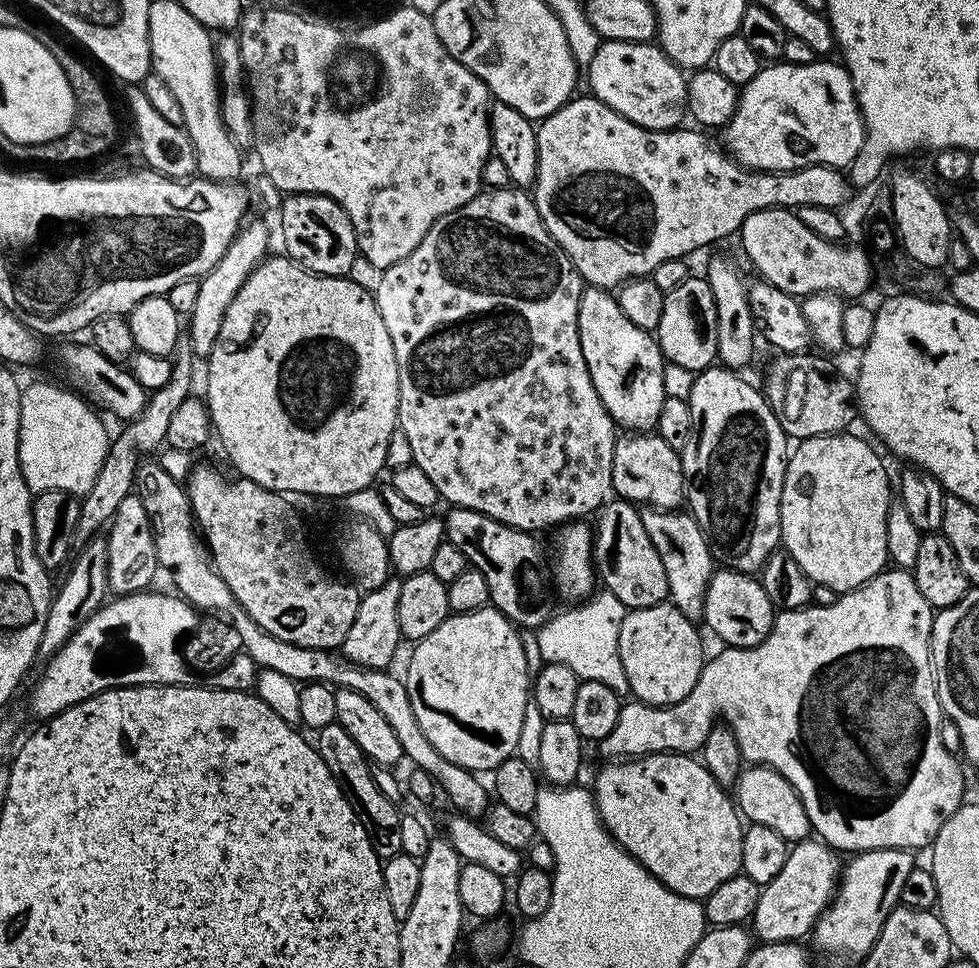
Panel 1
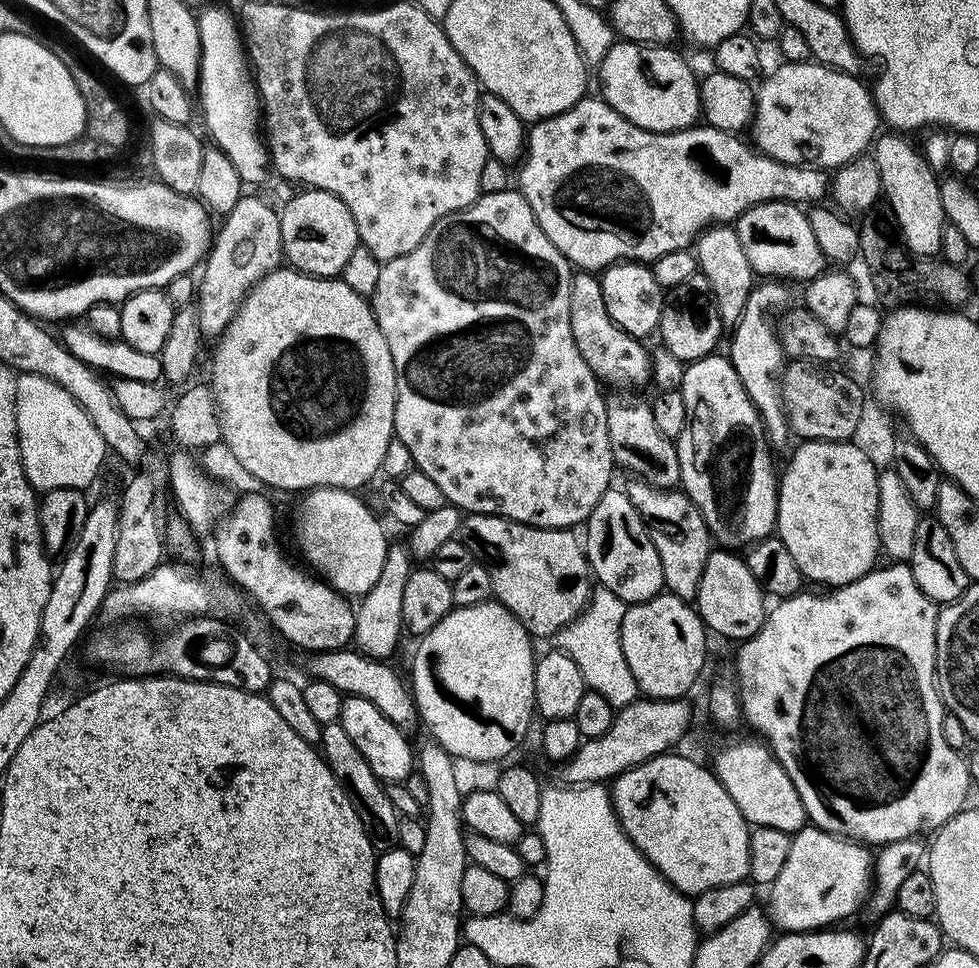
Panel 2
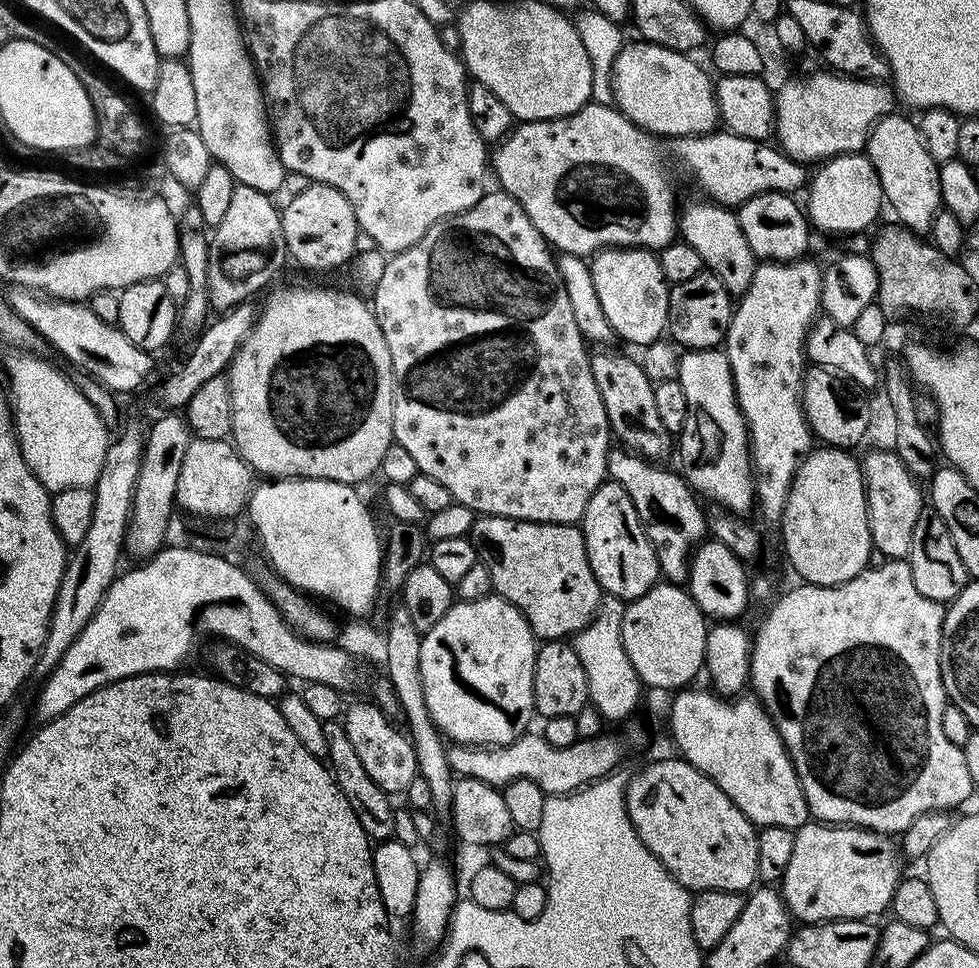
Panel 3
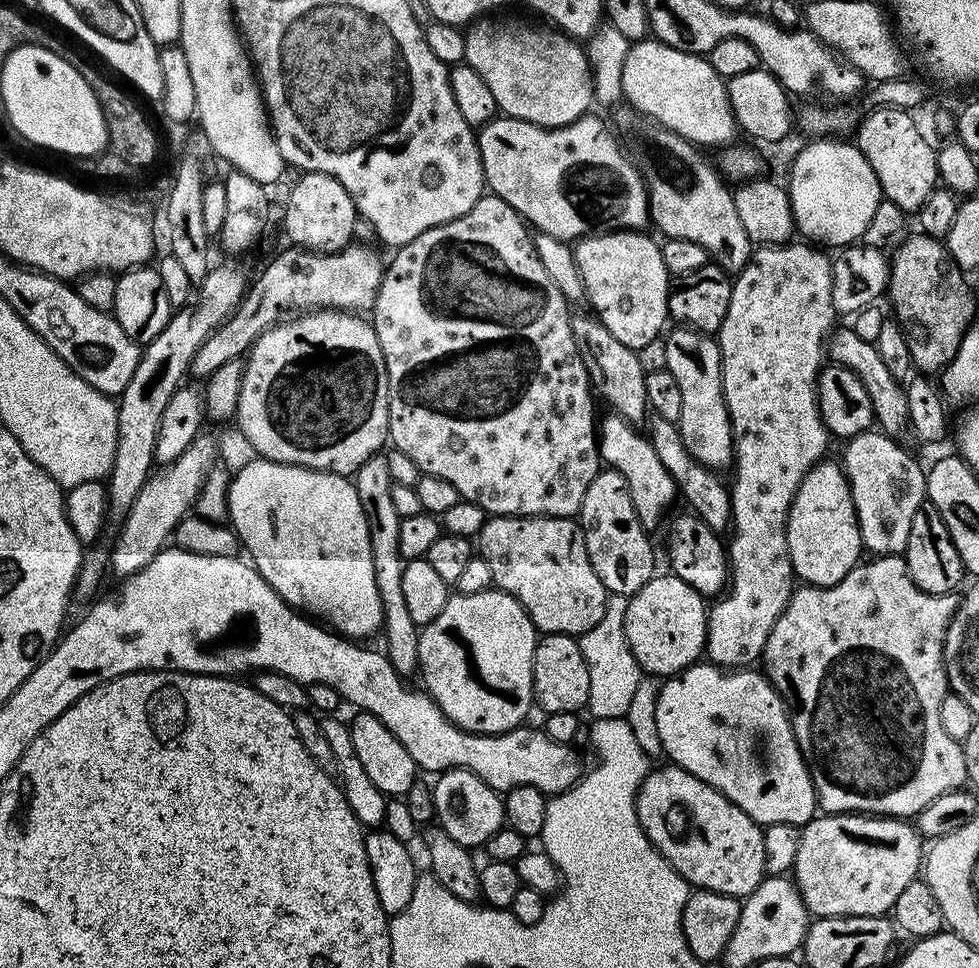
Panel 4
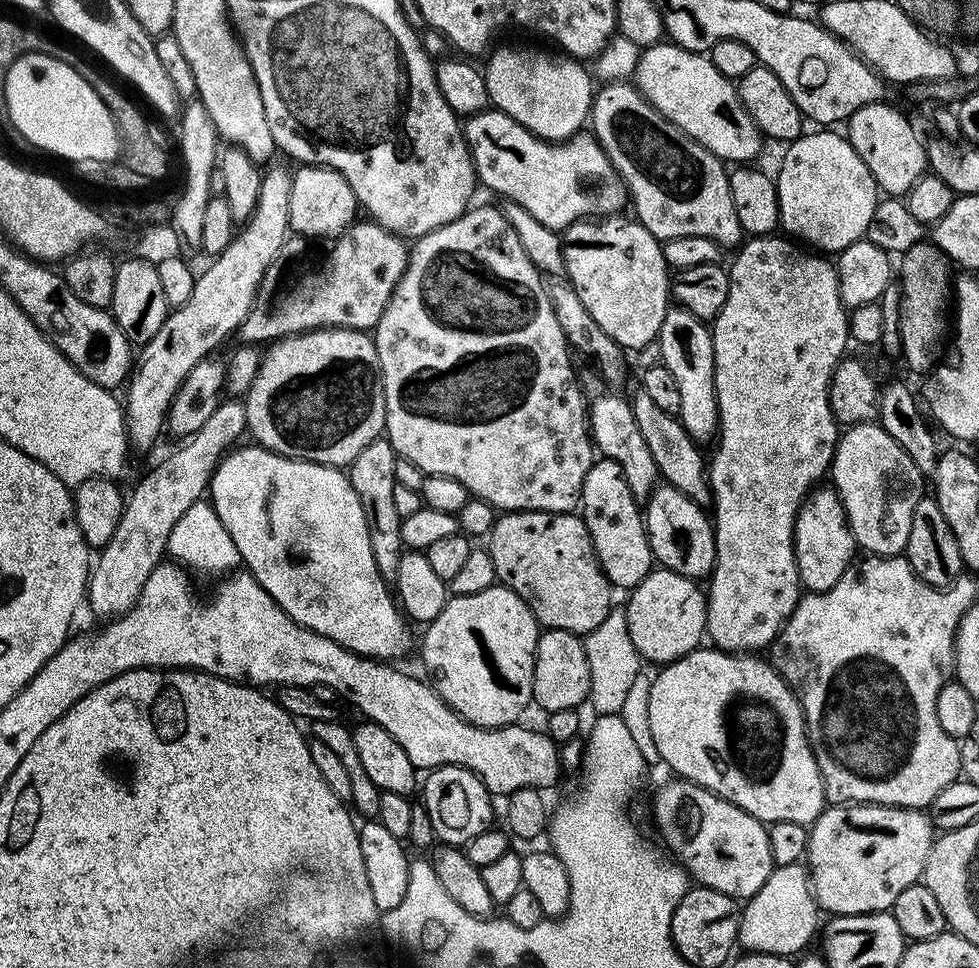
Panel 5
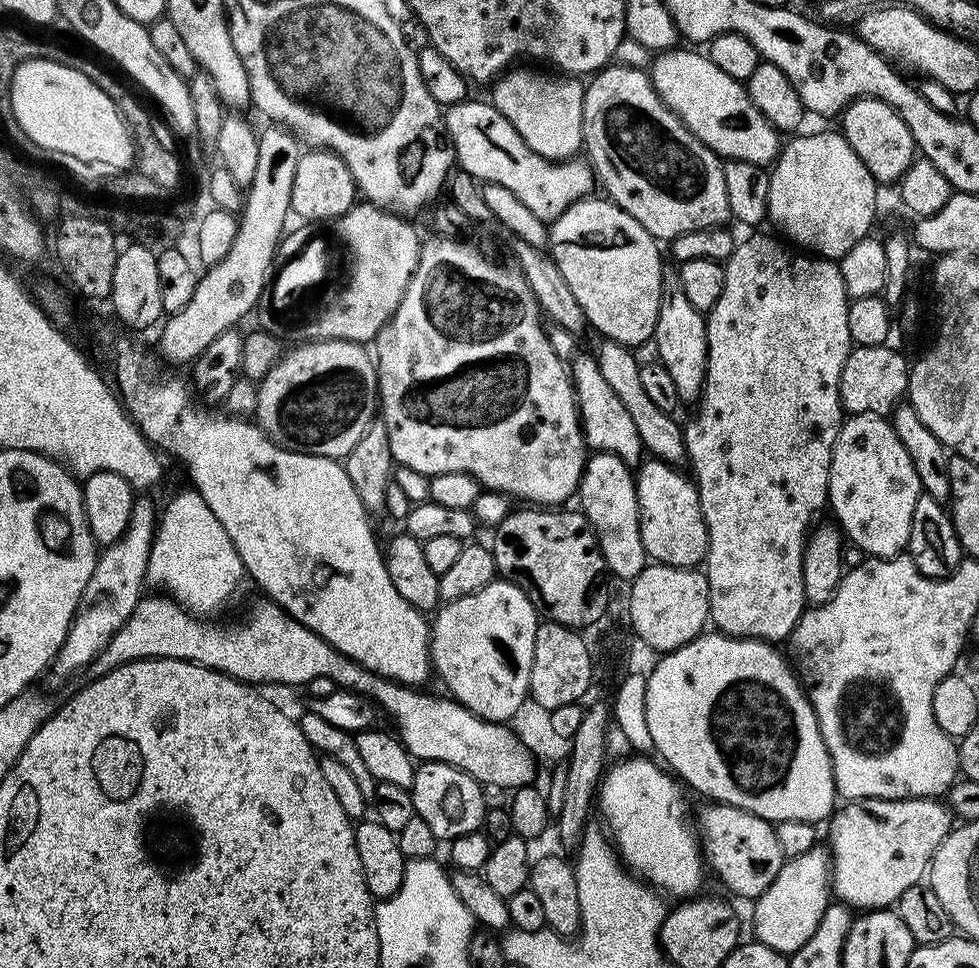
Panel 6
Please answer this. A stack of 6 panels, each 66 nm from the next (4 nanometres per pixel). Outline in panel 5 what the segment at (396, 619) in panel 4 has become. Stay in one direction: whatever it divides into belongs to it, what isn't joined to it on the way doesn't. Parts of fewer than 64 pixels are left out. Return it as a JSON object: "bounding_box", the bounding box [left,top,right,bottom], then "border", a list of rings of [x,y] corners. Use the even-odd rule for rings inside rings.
{"bounding_box":[346,438,406,582],"border":[[[386,438],[370,442],[354,462],[347,465],[346,475],[358,502],[362,502],[362,514],[366,514],[366,530],[370,530],[370,550],[378,566],[378,574],[385,582],[395,581],[398,562],[406,550],[402,542],[400,522],[402,517],[394,506],[395,462],[398,459],[394,446]]]}

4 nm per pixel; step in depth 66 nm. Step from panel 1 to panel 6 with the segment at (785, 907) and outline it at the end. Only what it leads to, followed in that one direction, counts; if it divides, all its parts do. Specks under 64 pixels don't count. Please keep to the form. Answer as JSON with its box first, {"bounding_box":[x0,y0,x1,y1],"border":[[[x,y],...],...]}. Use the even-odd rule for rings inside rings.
{"bounding_box":[827,798,954,910],"border":[[[936,798],[854,800],[843,806],[835,809],[827,825],[830,888],[837,901],[860,908],[856,910],[887,909],[910,886],[921,883],[933,854],[954,827],[947,803]]]}

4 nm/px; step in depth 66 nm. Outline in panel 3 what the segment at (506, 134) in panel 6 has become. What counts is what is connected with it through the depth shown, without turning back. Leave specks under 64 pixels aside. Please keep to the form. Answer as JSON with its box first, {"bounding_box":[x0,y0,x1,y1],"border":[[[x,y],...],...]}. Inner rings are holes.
{"bounding_box":[490,102,678,258],"border":[[[589,102],[569,116],[560,116],[556,120],[530,120],[513,127],[510,135],[495,145],[496,152],[494,148],[490,156],[490,168],[493,173],[496,171],[496,176],[500,179],[499,187],[523,206],[530,222],[534,222],[536,229],[544,235],[544,239],[553,249],[561,248],[559,250],[561,253],[592,258],[608,248],[659,250],[677,239],[678,208],[676,212],[676,204],[672,201],[672,184],[664,173],[664,160],[660,157],[660,148],[656,143],[658,140],[655,135],[645,132],[643,128],[632,123],[619,108],[612,104]]]}

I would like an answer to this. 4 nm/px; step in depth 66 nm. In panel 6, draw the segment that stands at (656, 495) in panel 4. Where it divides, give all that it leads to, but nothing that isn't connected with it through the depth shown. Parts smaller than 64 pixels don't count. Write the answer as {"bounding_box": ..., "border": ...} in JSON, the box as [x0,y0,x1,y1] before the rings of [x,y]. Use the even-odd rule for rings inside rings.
{"bounding_box":[568,352,645,466],"border":[[[582,352],[576,354],[569,361],[568,368],[576,391],[576,403],[580,412],[580,429],[584,432],[584,443],[589,449],[597,452],[609,452],[622,458],[629,466],[641,463],[645,455],[642,438],[638,438],[638,429],[630,419],[630,414],[602,377],[600,367],[597,366],[595,357]]]}

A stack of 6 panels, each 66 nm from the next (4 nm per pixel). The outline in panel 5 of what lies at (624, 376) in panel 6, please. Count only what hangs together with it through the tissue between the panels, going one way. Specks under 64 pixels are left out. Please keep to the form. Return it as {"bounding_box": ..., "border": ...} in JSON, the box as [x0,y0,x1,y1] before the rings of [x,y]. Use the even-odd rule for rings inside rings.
{"bounding_box":[630,390,712,505],"border":[[[636,390],[636,393],[630,396],[630,403],[634,410],[634,422],[638,422],[638,430],[650,450],[650,458],[654,458],[659,479],[682,490],[682,494],[686,494],[695,504],[711,505],[712,488],[708,485],[708,465],[705,453],[704,456],[700,453],[701,445],[698,441],[686,434],[680,419],[666,414],[666,410],[661,410],[650,399],[650,394],[643,390]]]}

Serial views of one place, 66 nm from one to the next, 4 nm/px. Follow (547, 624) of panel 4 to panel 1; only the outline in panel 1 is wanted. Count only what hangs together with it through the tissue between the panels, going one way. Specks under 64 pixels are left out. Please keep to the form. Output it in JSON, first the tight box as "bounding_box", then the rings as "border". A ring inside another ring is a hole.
{"bounding_box":[443,506,554,629],"border":[[[455,506],[447,510],[448,516],[443,517],[445,537],[466,554],[471,567],[482,570],[490,589],[491,607],[497,608],[517,629],[542,627],[553,615],[554,608],[549,569],[540,568],[540,544],[536,541],[539,539],[531,532],[506,526],[478,510]]]}

